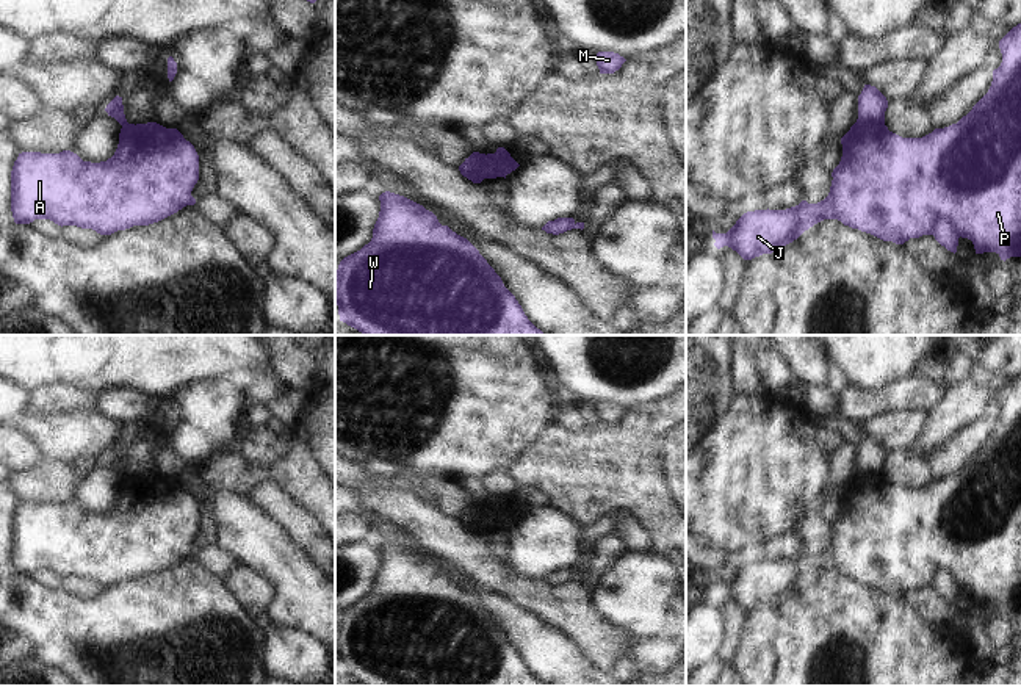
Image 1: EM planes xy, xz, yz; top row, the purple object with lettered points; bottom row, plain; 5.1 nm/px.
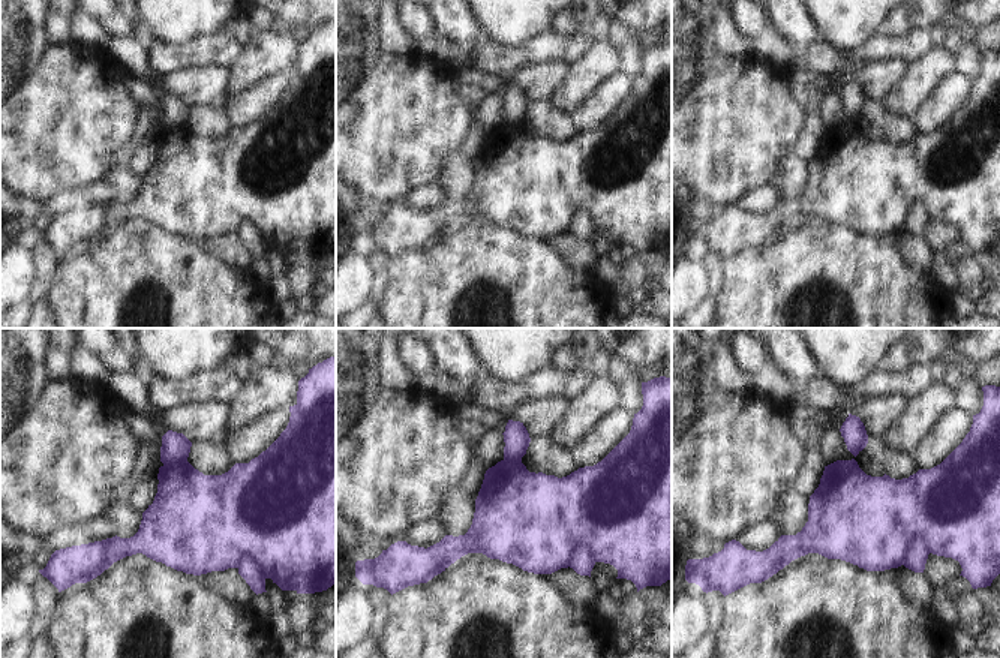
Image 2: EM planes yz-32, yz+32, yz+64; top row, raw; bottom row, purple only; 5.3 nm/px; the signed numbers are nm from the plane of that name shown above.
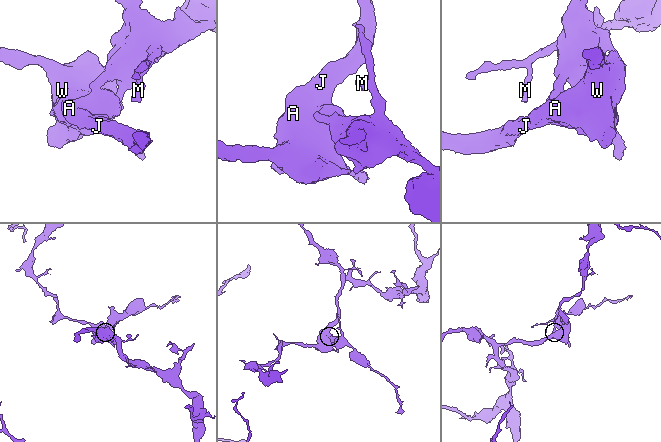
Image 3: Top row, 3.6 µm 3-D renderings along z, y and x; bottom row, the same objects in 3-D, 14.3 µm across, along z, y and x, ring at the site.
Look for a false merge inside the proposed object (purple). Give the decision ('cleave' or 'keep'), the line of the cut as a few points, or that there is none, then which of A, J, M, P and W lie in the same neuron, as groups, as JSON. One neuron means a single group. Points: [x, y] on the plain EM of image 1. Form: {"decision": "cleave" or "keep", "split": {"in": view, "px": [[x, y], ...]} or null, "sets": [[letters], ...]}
{"decision": "cleave", "split": {"in": "yz", "px": [[930, 580], [938, 569], [948, 569], [960, 586]]}, "sets": [["A", "J", "P", "W"], ["M"]]}

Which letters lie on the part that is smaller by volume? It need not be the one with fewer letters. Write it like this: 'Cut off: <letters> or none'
Cut off: M

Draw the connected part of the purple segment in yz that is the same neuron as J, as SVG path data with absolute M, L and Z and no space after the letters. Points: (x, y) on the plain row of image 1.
M1021 374L999 392L999 399L1002 413L993 421L988 443L957 475L935 479L922 489L902 489L889 482L885 473L853 475L841 489L842 507L832 523L830 543L824 551L802 551L786 561L747 562L727 584L713 581L714 597L728 597L744 611L752 611L780 601L824 570L838 570L883 592L904 595L910 589L932 586L936 570L947 569L961 589L972 592L976 605L996 603L1004 612L1021 608Z

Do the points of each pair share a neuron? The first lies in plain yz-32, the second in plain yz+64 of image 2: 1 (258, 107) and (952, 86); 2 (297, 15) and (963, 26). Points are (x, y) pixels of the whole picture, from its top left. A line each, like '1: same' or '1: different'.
1: same
2: different

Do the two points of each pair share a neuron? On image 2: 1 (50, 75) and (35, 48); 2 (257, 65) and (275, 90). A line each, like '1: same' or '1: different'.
1: different
2: different

